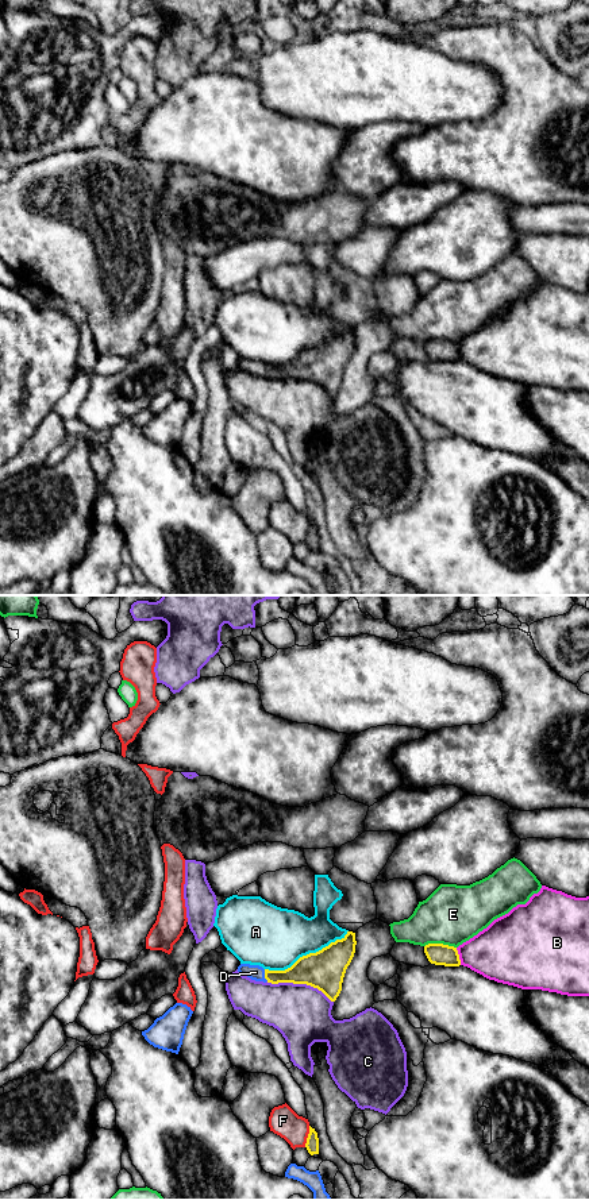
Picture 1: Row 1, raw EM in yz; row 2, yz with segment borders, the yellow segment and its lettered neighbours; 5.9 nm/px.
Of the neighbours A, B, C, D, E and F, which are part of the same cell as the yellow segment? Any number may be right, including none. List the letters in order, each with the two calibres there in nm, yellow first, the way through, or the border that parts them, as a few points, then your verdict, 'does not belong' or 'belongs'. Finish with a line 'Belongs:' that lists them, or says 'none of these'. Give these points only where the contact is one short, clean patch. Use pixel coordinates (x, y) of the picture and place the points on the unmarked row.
A: 240 nm thick on the yellow side, 380 nm on the other; does not belong
B: 130 nm thick on the yellow side, 340 nm on the other; does not belong
C: 240 nm thick on the yellow side, 340 nm on the other; does not belong
D: 160 nm thick on the yellow side, 90 nm on the other; belongs
E: 130 nm thick on the yellow side, 360 nm on the other; does not belong
F: 80 nm thick on the yellow side, 170 nm on the other; does not belong
Belongs: D

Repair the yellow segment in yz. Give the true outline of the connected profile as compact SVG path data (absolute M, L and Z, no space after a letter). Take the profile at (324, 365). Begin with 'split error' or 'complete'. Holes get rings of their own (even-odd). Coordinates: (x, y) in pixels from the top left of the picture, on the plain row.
split error; M347 327L342 335L331 337L316 348L300 352L285 366L269 366L259 360L240 359L238 367L255 377L307 379L335 397L342 386L347 362L355 348L355 328Z

